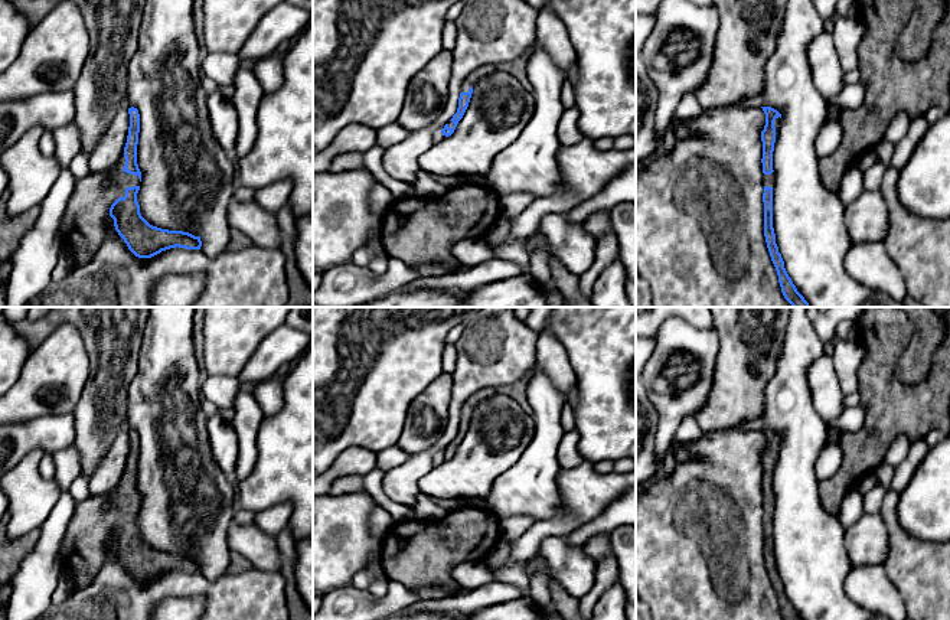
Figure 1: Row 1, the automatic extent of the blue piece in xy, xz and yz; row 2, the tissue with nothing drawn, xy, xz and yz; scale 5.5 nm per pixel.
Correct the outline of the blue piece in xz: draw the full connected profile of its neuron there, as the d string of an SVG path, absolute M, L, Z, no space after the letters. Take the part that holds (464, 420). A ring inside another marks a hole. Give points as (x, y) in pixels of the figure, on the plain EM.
M486 388L486 389L481 389L476 394L473 394L464 404L463 409L461 409L461 417L460 417L460 421L458 421L458 431L457 431L457 435L453 438L453 441L444 448L444 451L441 453L443 459L448 460L454 456L458 444L463 441L467 430L469 430L469 425L470 425L470 421L471 421L471 417L473 417L473 409L474 407L496 395L496 389L494 388Z

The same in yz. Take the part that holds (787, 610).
M761 430L765 437L765 448L761 454L763 464L763 525L764 525L764 559L767 565L767 571L771 580L771 584L776 590L778 606L781 610L781 616L784 620L803 620L791 601L789 600L781 577L778 575L778 570L776 567L776 557L773 551L773 510L774 510L774 493L773 493L773 474L776 459L780 453L781 437L771 430Z

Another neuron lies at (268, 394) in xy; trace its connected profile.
M272 376L257 384L254 397L265 417L277 414L284 404L283 381L277 376Z

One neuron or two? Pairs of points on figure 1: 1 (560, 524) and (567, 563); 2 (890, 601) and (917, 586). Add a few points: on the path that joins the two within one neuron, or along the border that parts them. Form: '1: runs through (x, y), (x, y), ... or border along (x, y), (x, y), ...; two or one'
1: border along (567, 537), (547, 537), (538, 551); two
2: border along (882, 567), (906, 604); two

